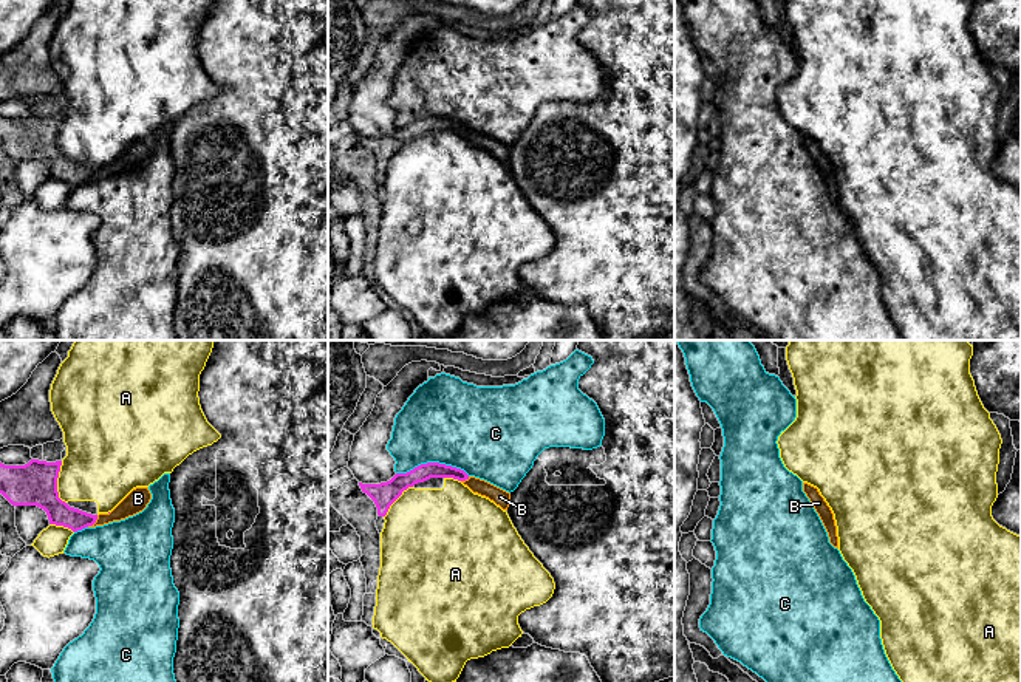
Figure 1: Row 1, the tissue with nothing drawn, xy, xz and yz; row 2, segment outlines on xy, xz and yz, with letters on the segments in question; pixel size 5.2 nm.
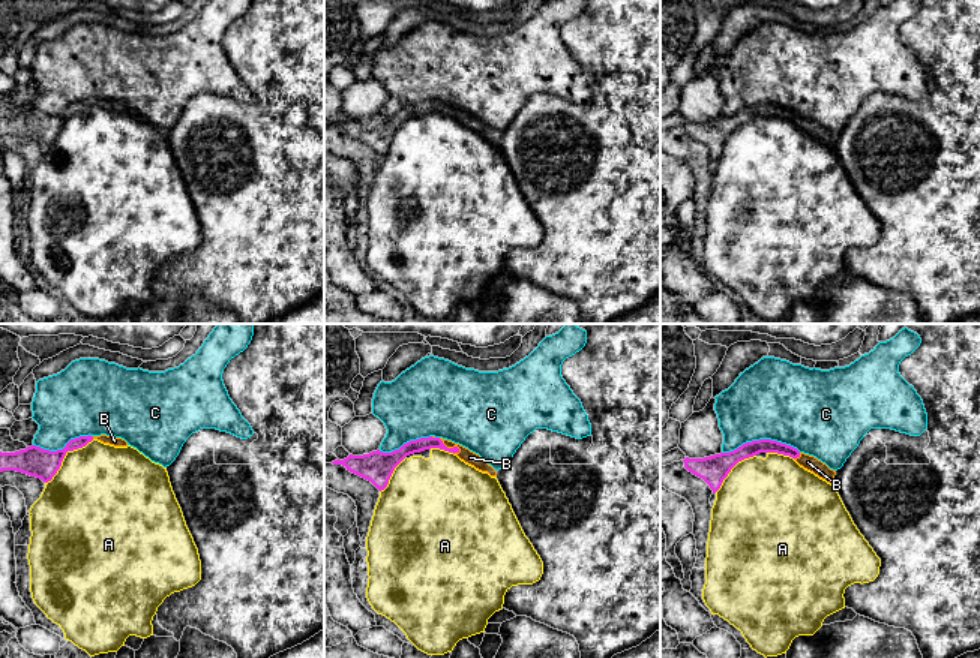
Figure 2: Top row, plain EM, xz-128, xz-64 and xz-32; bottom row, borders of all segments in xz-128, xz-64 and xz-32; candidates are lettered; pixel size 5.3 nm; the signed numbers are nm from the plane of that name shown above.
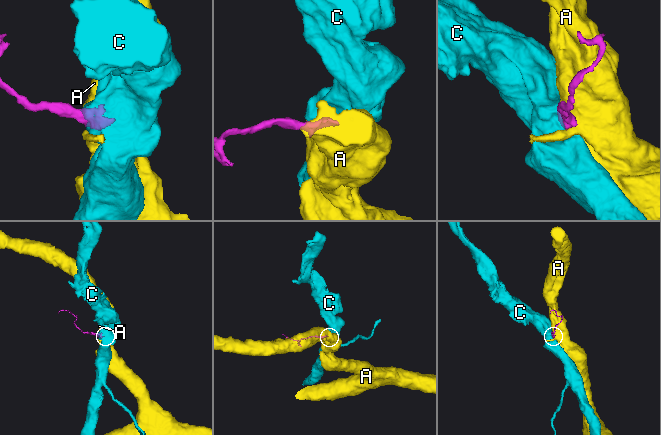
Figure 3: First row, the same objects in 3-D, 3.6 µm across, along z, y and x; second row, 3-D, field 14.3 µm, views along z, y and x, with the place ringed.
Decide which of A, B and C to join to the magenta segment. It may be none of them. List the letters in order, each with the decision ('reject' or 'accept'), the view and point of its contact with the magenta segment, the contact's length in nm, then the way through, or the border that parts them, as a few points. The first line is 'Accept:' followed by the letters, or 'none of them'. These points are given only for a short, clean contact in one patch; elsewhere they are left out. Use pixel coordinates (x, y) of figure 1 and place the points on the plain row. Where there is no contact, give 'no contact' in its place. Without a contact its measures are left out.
Accept: B
A: reject; contact xy (56, 136); length 220 nm
B: accept; contact xy (93, 177); length 90 nm; way xy (59, 166), (93, 177), (121, 166), (135, 155)
C: reject; contact xz (433, 116); length 380 nm

